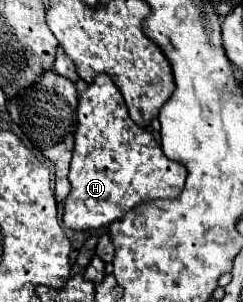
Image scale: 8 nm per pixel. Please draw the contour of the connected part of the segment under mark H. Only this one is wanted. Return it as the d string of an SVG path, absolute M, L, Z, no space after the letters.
M99 75L81 95L77 107L77 131L75 131L75 149L73 161L69 169L71 193L65 199L63 223L69 229L87 231L107 227L117 219L123 219L129 211L133 211L141 203L149 203L153 199L177 199L185 185L185 167L165 157L159 143L153 139L149 131L131 121L131 115L125 107L123 95L109 75Z

